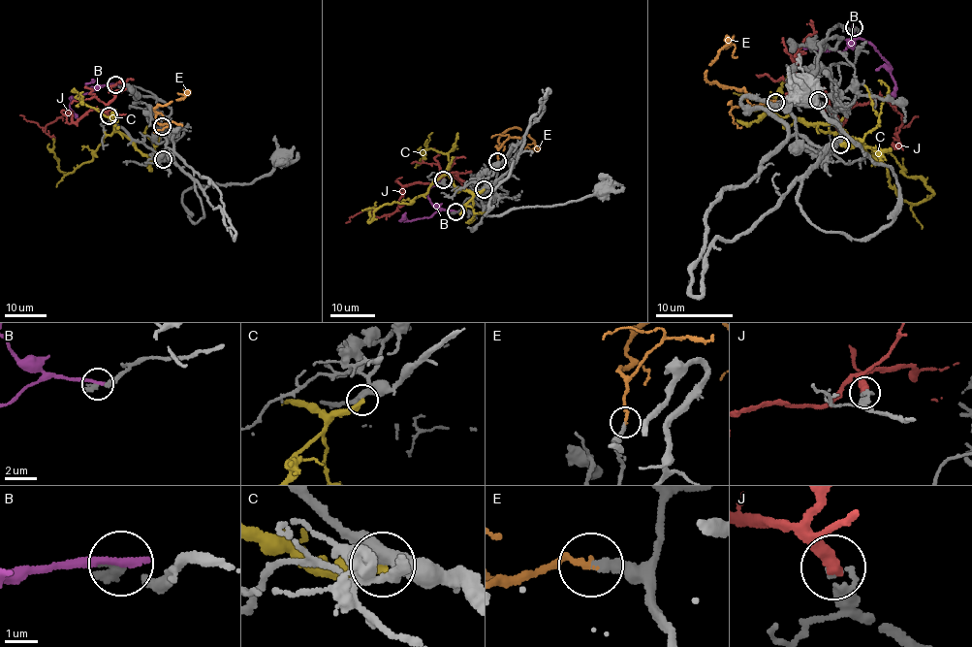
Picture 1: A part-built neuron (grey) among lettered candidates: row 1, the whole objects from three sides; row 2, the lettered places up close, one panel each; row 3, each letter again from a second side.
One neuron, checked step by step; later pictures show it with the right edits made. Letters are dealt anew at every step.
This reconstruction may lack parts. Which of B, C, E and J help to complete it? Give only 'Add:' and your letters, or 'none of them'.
Add: E, J

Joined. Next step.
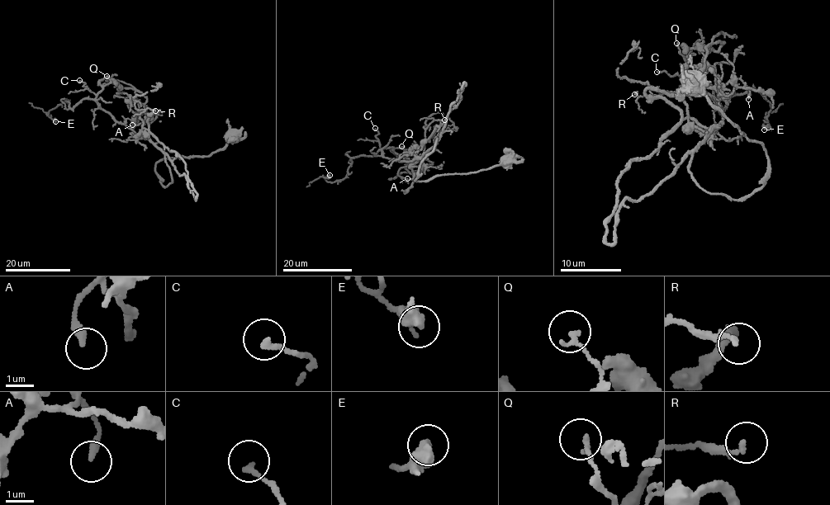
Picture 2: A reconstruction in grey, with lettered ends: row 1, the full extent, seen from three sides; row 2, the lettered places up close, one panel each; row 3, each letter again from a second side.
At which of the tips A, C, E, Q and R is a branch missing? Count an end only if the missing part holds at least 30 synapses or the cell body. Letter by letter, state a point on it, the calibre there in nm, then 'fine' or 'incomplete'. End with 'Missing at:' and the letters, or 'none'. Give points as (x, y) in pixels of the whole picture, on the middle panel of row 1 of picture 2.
A: place (407, 178); calibre 260 nm; incomplete
C: place (375, 128); calibre 190 nm; fine
E: place (329, 175); calibre 380 nm; fine
Q: place (401, 146); calibre 170 nm; fine
R: place (444, 120); calibre 200 nm; fine
Missing at: A

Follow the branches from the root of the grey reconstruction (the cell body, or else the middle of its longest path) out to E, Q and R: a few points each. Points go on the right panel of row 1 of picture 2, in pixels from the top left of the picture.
E: (691, 84), (767, 156), (745, 197), (706, 192), (689, 161), (723, 118), (698, 89), (757, 90), (764, 129)
Q: (691, 84), (764, 147), (765, 182), (745, 197), (706, 192), (689, 170), (723, 118), (676, 43)
R: (691, 84), (764, 147), (765, 182), (745, 197), (693, 177), (692, 153), (716, 129), (684, 97), (634, 94)

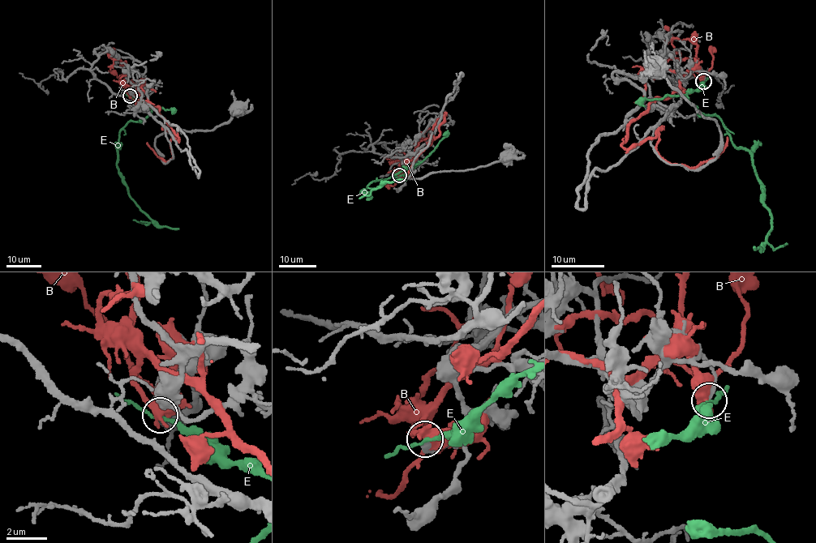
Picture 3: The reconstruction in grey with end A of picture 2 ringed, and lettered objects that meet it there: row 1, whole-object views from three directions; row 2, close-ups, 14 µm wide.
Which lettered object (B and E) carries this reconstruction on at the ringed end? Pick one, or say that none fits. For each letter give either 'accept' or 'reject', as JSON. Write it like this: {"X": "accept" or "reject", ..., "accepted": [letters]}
{"B": "reject", "E": "reject", "accepted": []}

